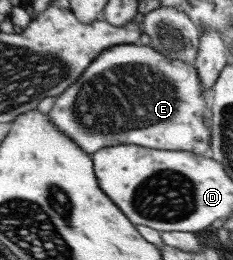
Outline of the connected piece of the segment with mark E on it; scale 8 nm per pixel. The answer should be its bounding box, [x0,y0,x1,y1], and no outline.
[48,44,211,154]

